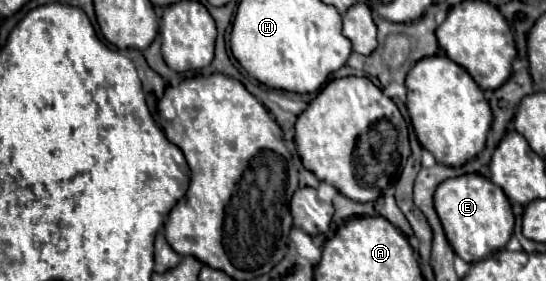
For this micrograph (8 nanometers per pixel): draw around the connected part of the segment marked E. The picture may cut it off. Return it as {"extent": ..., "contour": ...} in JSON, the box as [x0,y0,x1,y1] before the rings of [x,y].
{"extent":[435,175,515,263],"contour":[[[461,175],[443,181],[435,193],[435,209],[441,217],[445,235],[453,251],[467,263],[477,263],[495,251],[501,251],[511,239],[515,217],[511,211],[511,201],[505,197],[503,189],[493,185],[483,175]]]}

